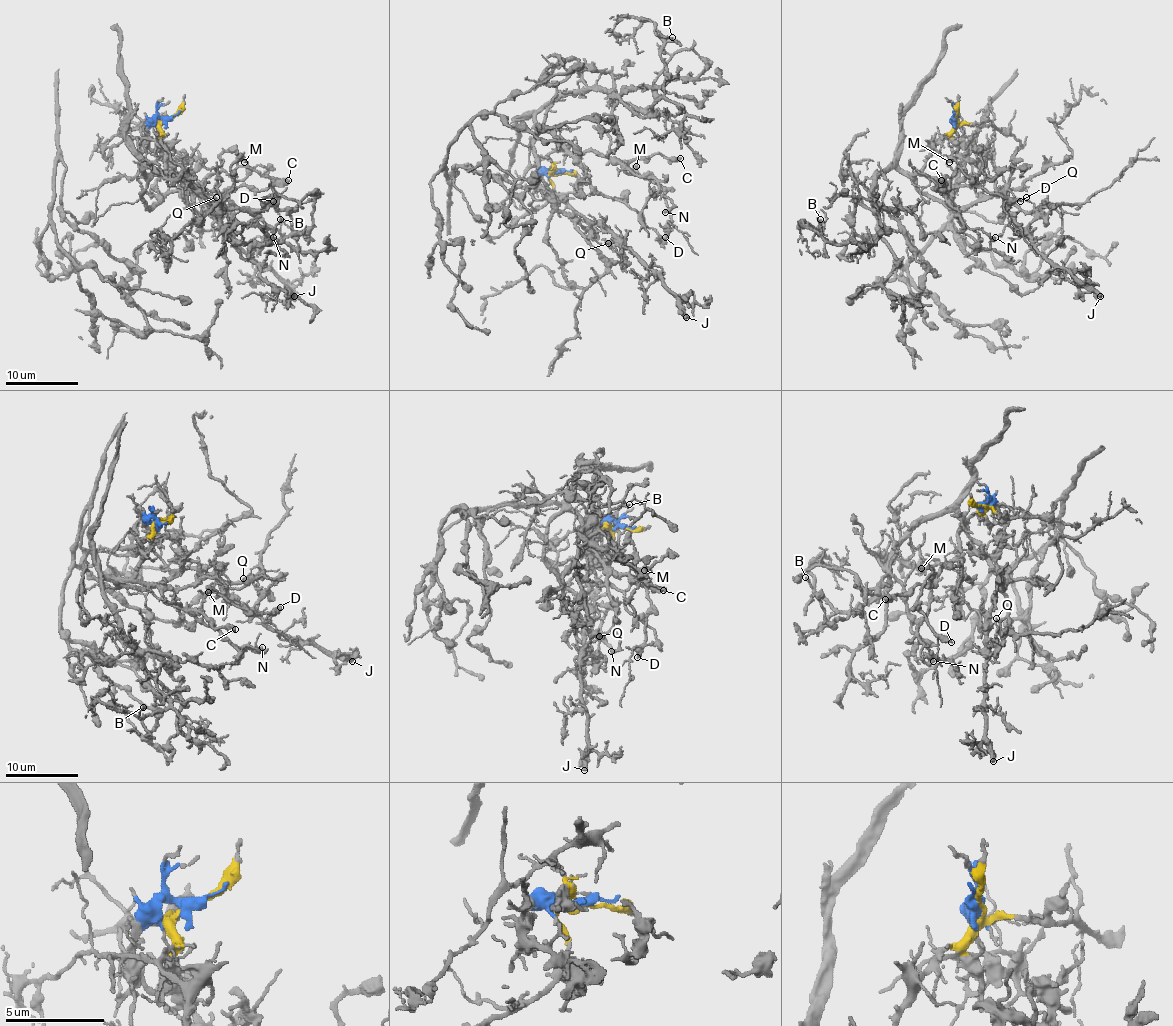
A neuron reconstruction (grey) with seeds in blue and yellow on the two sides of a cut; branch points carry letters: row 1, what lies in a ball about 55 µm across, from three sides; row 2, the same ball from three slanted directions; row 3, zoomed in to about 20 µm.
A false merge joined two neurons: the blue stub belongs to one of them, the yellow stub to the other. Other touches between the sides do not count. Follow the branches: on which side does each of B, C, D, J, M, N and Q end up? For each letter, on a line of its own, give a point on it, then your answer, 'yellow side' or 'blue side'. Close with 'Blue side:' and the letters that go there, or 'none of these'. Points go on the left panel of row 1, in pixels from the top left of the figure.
B: place (280, 219); yellow side
C: place (288, 180); yellow side
D: place (273, 201); yellow side
J: place (294, 296); blue side
M: place (244, 162); yellow side
N: place (273, 237); yellow side
Q: place (216, 197); blue side
Blue side: J, Q

